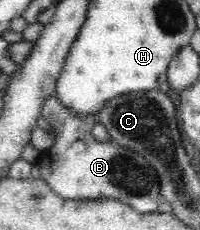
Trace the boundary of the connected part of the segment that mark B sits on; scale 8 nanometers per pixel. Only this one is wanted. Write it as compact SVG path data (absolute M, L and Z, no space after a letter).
M51 94L42 107L42 117L56 129L55 141L37 159L41 178L62 199L113 199L129 205L140 214L157 212L162 201L158 173L140 154L106 139L99 141L91 133L98 116L75 116Z

